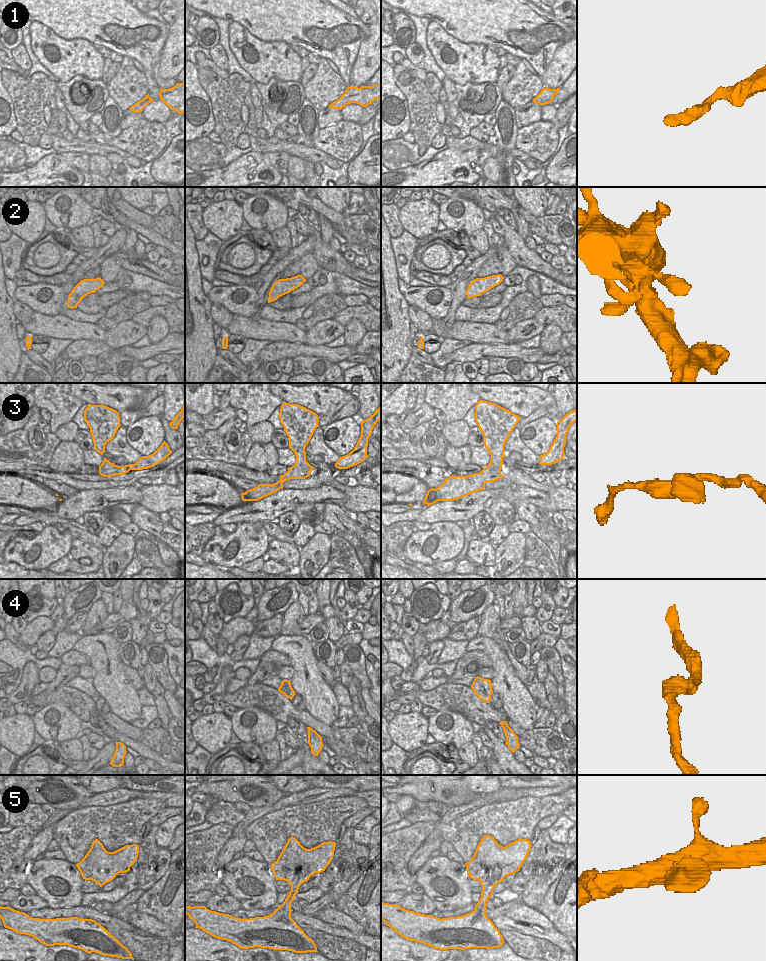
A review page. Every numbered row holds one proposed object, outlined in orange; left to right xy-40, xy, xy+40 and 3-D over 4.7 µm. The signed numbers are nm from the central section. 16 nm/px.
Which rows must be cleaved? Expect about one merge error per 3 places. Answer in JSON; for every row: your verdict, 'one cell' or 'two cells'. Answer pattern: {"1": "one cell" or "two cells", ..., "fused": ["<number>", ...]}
{"1": "one cell", "2": "one cell", "3": "one cell", "4": "one cell", "5": "one cell", "fused": []}

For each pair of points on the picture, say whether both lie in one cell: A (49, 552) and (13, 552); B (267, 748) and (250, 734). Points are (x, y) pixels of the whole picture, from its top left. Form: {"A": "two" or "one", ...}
{"A": "one", "B": "two"}

